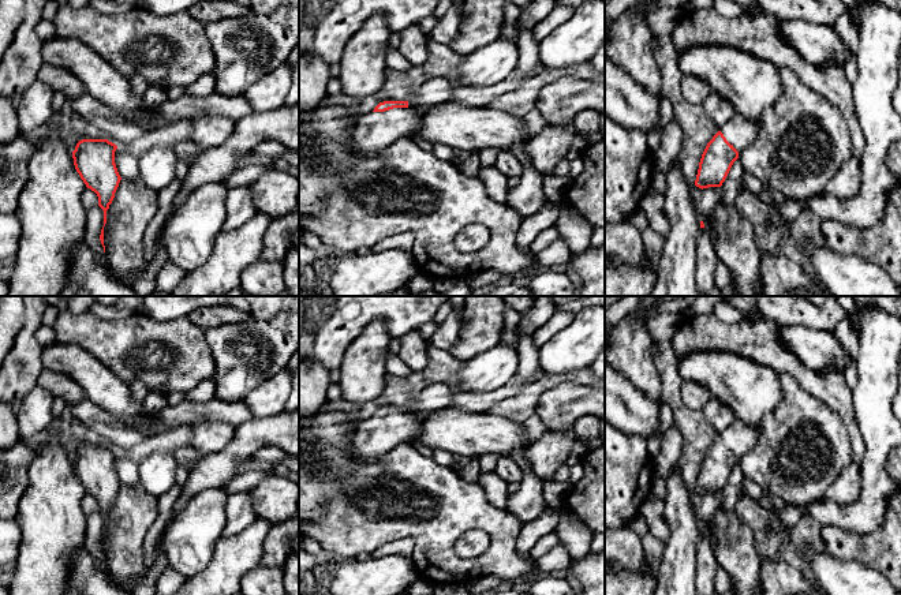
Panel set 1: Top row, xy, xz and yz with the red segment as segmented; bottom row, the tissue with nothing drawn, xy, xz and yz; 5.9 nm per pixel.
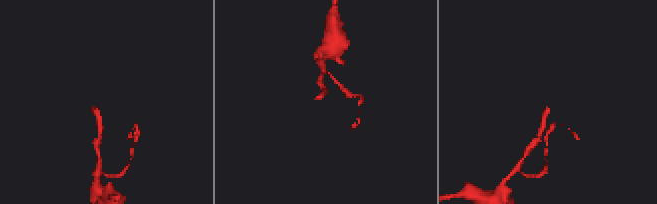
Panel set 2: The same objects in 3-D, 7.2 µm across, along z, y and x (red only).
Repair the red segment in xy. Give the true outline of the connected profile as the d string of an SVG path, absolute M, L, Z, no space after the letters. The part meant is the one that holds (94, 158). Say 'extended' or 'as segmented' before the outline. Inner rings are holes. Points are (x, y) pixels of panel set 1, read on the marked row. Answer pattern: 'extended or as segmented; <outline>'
as segmented; M82 139L72 151L76 172L86 187L98 197L98 206L104 210L104 227L106 210L121 180L115 164L116 149L108 139Z

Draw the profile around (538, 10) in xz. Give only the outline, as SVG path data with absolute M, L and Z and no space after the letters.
M532 0L531 5L523 12L520 20L521 30L532 30L546 18L556 5L556 0Z

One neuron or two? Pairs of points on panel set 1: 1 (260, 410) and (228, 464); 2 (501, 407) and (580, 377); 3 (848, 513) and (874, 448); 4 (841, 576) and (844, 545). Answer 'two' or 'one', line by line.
1: two
2: one
3: one
4: two

